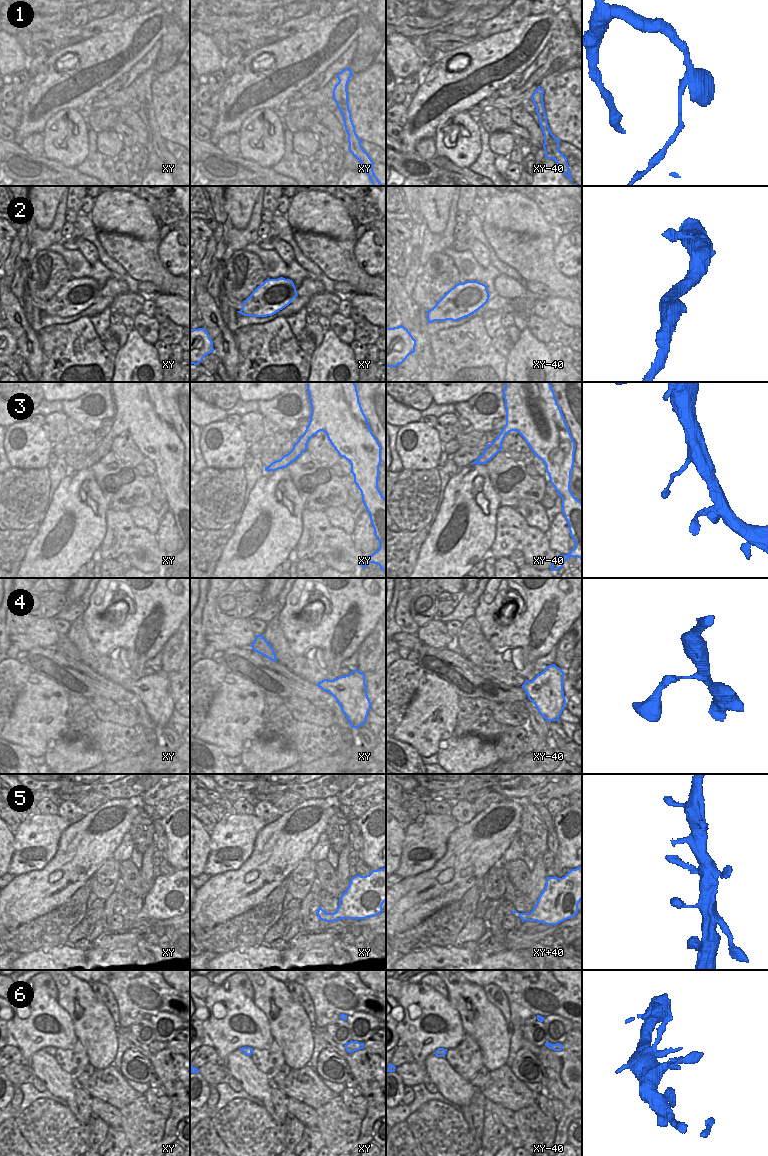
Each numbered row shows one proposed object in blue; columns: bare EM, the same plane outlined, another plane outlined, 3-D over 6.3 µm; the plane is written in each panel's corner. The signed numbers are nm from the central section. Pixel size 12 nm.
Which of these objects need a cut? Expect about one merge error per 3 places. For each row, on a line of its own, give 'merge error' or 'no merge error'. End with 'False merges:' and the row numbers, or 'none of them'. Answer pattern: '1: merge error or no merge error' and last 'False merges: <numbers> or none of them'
1: merge error
2: no merge error
3: no merge error
4: no merge error
5: no merge error
6: no merge error
False merges: 1

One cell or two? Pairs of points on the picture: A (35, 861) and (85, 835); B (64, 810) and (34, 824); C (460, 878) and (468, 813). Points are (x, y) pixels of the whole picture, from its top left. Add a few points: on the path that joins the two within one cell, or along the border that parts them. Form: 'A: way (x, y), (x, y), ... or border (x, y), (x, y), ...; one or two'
A: border (66, 829), (61, 834), (54, 857), (42, 869); two
B: border (58, 814), (71, 823); two
C: border (477, 814), (463, 824); two

